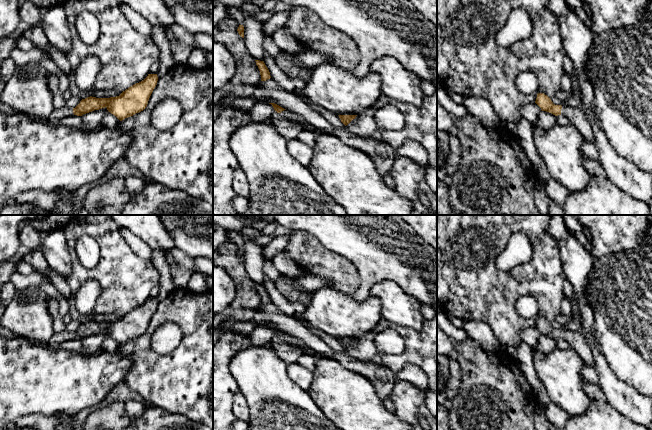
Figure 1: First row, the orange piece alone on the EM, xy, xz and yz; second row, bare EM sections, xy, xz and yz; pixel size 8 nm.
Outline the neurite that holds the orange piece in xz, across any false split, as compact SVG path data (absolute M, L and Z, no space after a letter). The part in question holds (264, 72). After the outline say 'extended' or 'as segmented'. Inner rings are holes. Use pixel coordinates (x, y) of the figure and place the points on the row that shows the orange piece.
M255 60L255 61L256 61L256 65L259 68L259 71L260 71L261 81L266 81L266 80L270 79L271 78L270 72L269 72L268 68L266 67L264 61L260 61L260 60Z; as segmented

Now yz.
M538 93L535 103L542 111L552 113L555 116L564 115L571 125L576 127L582 137L595 144L594 133L590 122L580 107L555 105L544 93Z; extended

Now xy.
M157 74L148 76L139 83L134 84L119 96L110 98L87 97L82 99L75 108L64 106L55 109L49 116L50 120L59 121L68 116L82 116L86 113L102 108L116 116L120 121L143 111L148 104L149 98L157 85Z; extended

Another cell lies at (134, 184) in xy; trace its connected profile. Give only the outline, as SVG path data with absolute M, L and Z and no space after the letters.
M127 176L125 178L125 186L131 196L139 194L145 187L146 180L142 177Z

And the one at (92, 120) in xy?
M105 107L82 115L84 126L90 130L94 130L100 127L102 125L102 119L106 112L108 112L108 110Z

